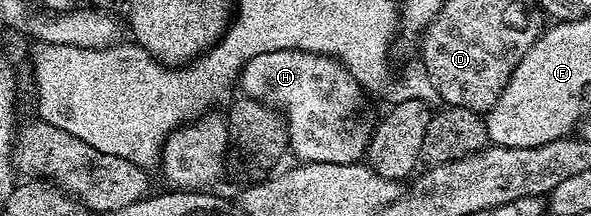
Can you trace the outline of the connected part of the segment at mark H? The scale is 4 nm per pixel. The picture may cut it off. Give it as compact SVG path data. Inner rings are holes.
M280 49L276 53L260 53L248 64L250 71L242 71L246 74L246 87L241 94L281 111L295 160L356 163L365 156L372 127L358 116L364 87L339 59L300 49Z

